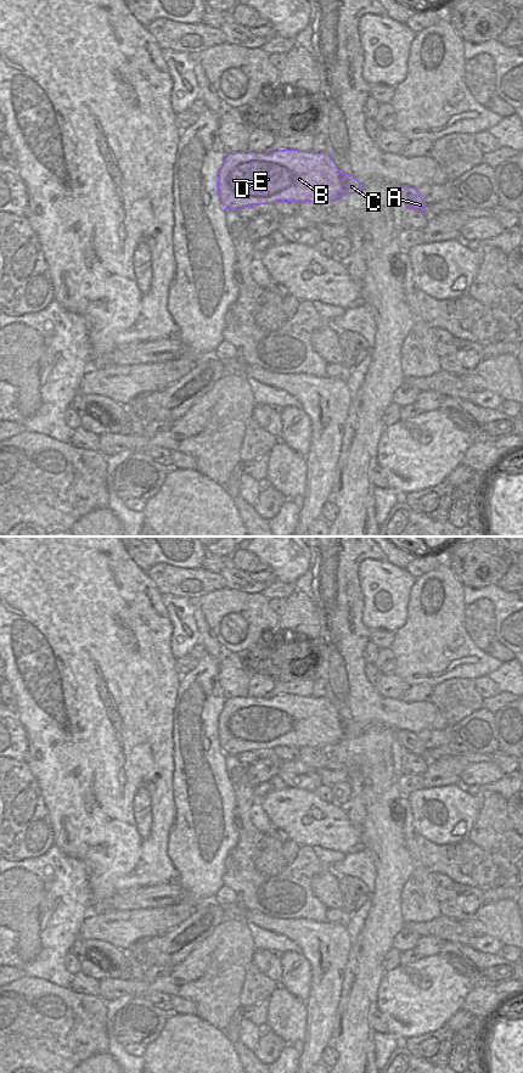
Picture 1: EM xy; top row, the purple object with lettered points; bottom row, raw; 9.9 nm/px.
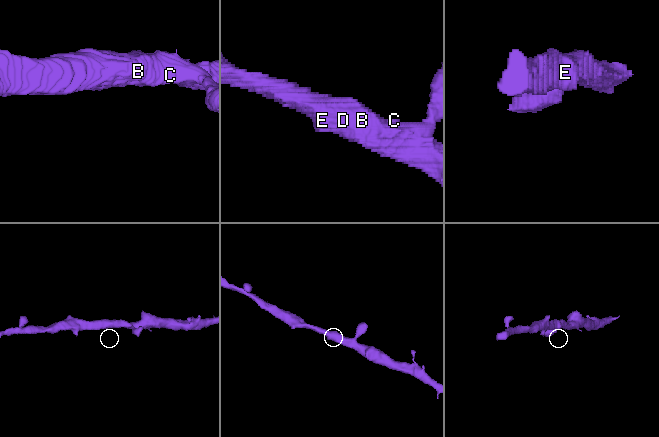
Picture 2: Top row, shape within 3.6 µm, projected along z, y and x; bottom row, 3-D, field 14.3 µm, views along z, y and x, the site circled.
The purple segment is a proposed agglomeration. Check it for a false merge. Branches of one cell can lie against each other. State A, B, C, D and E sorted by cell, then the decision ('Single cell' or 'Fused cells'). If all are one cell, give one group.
Groups: A B C D E. Single cell.

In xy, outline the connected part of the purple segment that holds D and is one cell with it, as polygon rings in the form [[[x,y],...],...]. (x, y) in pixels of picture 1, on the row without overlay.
[[[279,695],[269,700],[252,696],[229,698],[218,719],[219,746],[226,754],[240,754],[276,747],[313,747],[327,749],[344,737],[355,738],[360,727],[350,719],[342,719],[326,696]]]

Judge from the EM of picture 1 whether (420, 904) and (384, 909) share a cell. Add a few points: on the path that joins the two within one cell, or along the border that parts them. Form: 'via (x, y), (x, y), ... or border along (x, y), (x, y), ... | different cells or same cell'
border along (408, 878), (401, 891), (401, 919), (404, 921) | different cells

